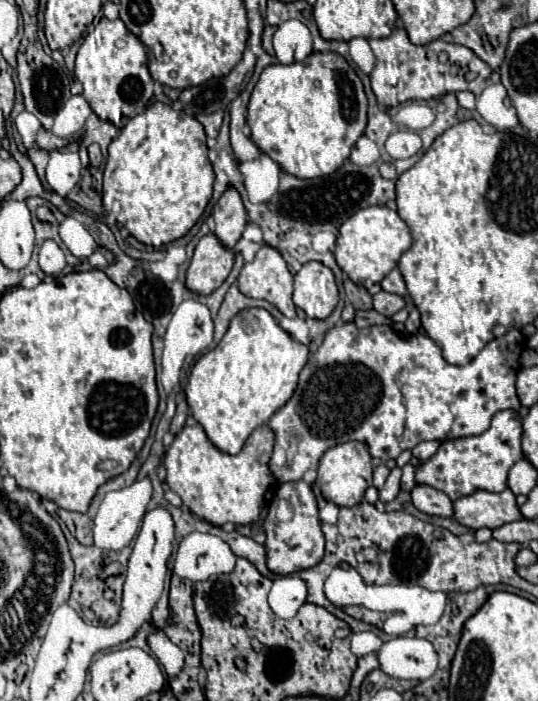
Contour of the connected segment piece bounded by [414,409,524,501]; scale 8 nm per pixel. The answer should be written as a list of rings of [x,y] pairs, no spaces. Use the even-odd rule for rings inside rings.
[[[514,409],[498,411],[492,417],[492,425],[488,431],[480,435],[448,439],[440,445],[436,455],[428,461],[422,461],[416,467],[416,485],[428,485],[438,491],[444,491],[452,501],[472,495],[480,489],[484,491],[504,491],[508,487],[508,471],[510,467],[522,459],[520,439],[522,439],[522,419]]]

